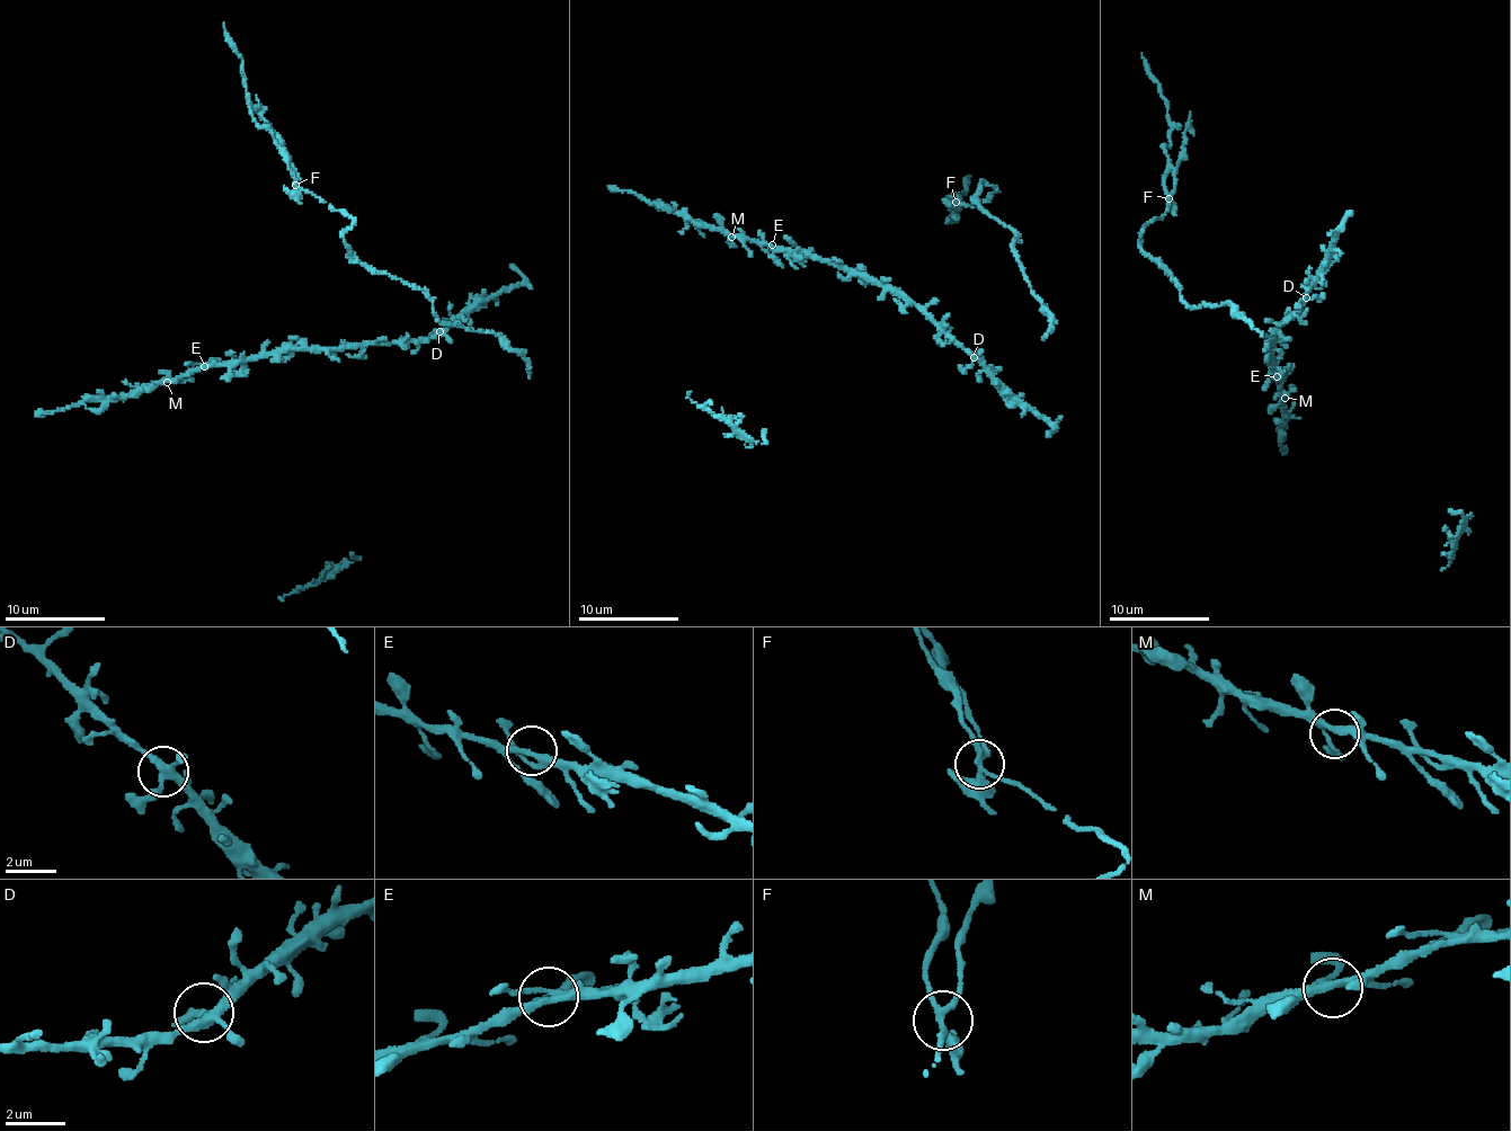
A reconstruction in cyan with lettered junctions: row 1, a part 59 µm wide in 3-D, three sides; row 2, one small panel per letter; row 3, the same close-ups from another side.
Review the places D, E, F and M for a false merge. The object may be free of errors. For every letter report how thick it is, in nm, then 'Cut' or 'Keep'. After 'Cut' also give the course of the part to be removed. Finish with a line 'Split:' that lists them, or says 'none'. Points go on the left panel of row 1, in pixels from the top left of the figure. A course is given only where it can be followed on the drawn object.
D: Thickness 280 nm. Keep
E: Thickness 190 nm. Keep
F: Thickness 240 nm. Cut. Course of the part to remove: (296, 185), (296, 169), (281, 135), (263, 116), (256, 95)
M: Thickness 240 nm. Keep
Split: F

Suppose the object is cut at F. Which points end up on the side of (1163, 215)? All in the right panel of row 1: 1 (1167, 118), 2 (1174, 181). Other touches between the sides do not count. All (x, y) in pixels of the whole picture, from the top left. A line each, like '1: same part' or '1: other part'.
1: same part
2: other part

